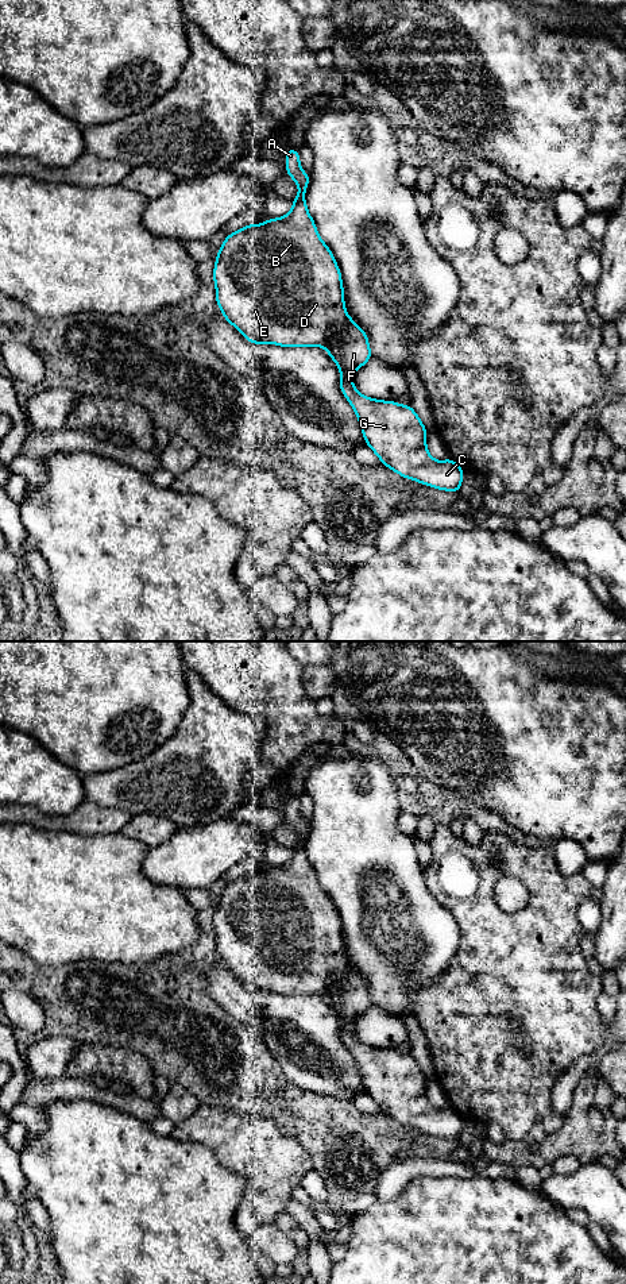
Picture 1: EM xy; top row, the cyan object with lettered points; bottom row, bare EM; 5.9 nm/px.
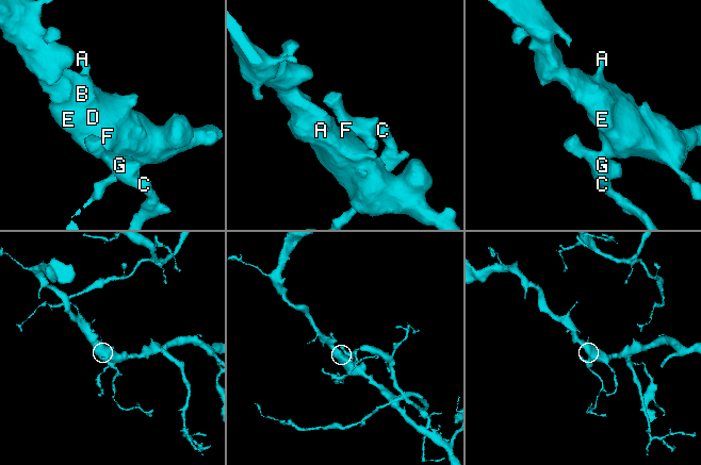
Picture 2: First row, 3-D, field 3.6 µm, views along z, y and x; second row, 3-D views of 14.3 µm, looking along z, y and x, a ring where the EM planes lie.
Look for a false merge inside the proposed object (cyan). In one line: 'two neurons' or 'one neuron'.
one neuron

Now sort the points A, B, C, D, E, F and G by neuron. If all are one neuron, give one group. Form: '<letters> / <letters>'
A B C D E F G

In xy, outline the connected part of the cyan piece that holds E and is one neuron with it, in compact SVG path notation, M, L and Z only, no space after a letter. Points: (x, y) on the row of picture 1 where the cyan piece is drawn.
M287 147L286 161L286 174L298 185L291 211L263 224L248 221L224 239L216 255L213 281L223 317L252 344L326 348L328 356L340 369L340 392L359 419L366 444L382 464L403 478L460 493L464 470L451 458L438 462L429 455L428 431L411 405L374 400L355 389L353 373L372 358L368 336L347 313L339 265L308 212L305 193L310 176L300 165L300 151Z

